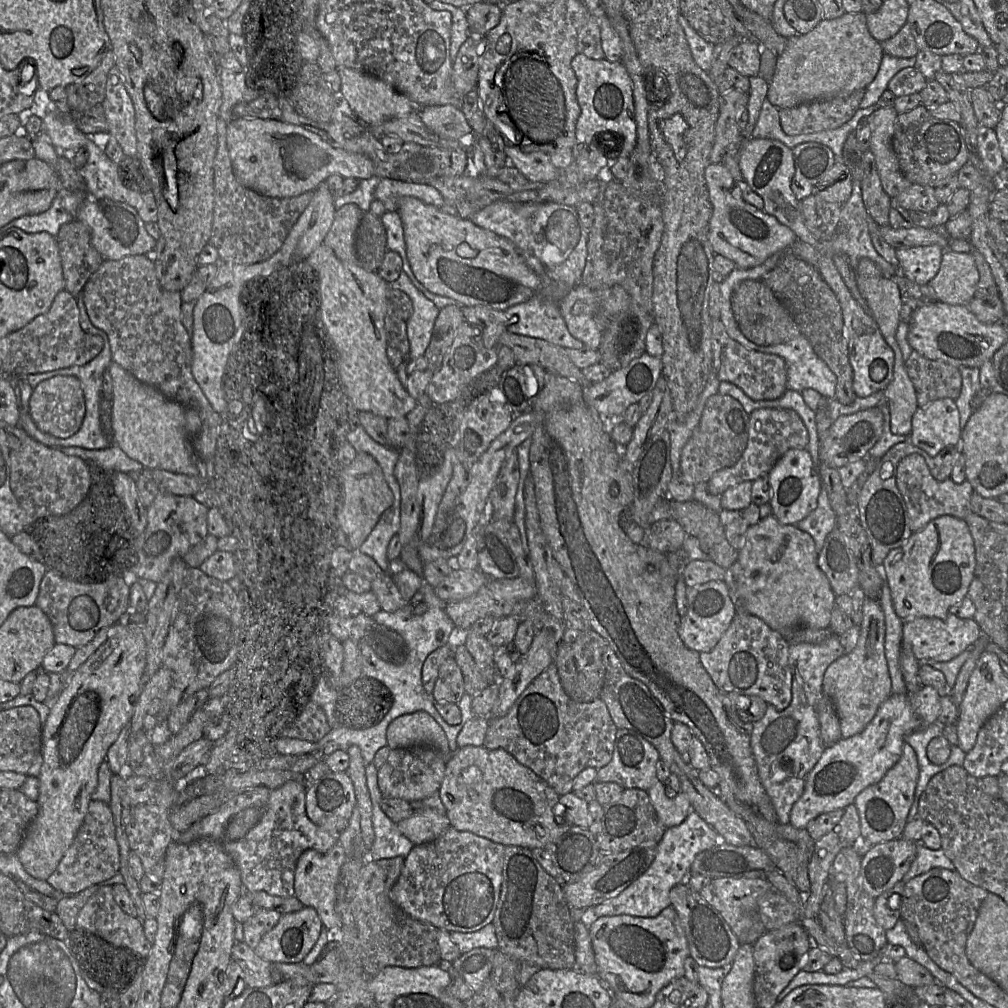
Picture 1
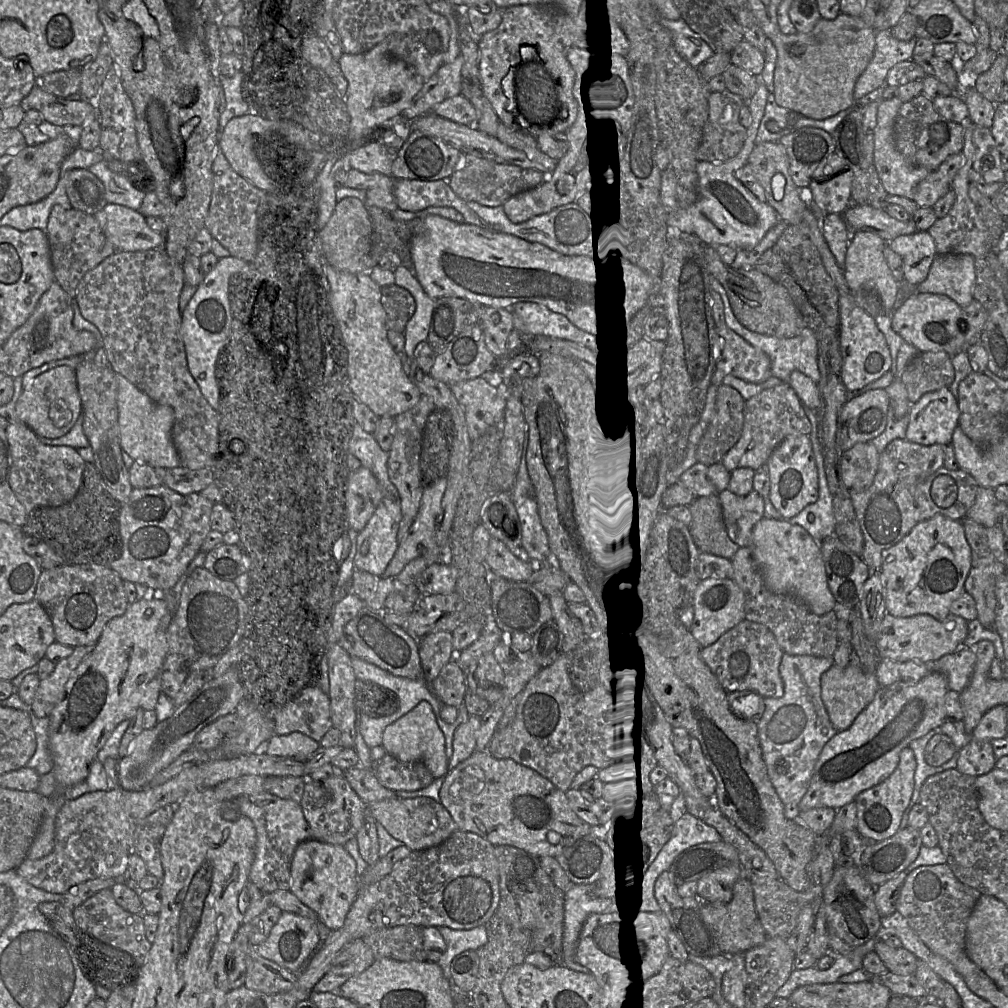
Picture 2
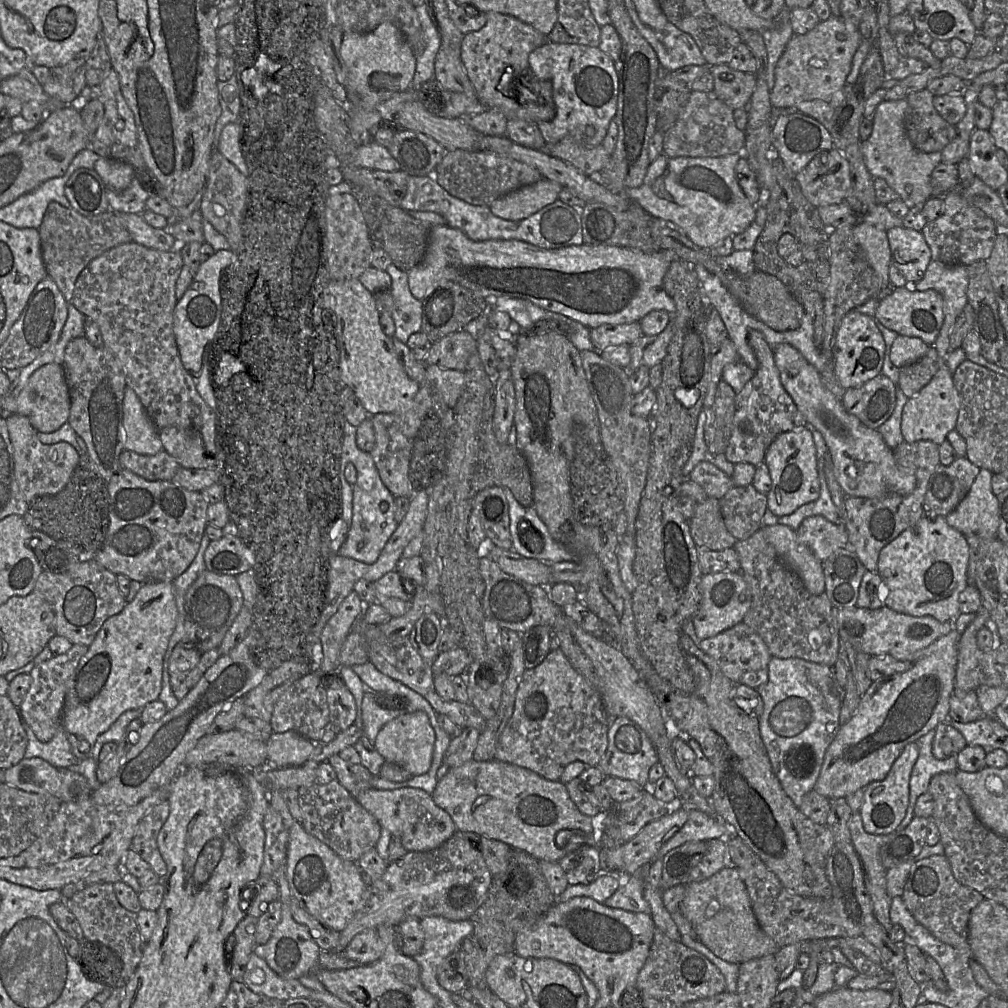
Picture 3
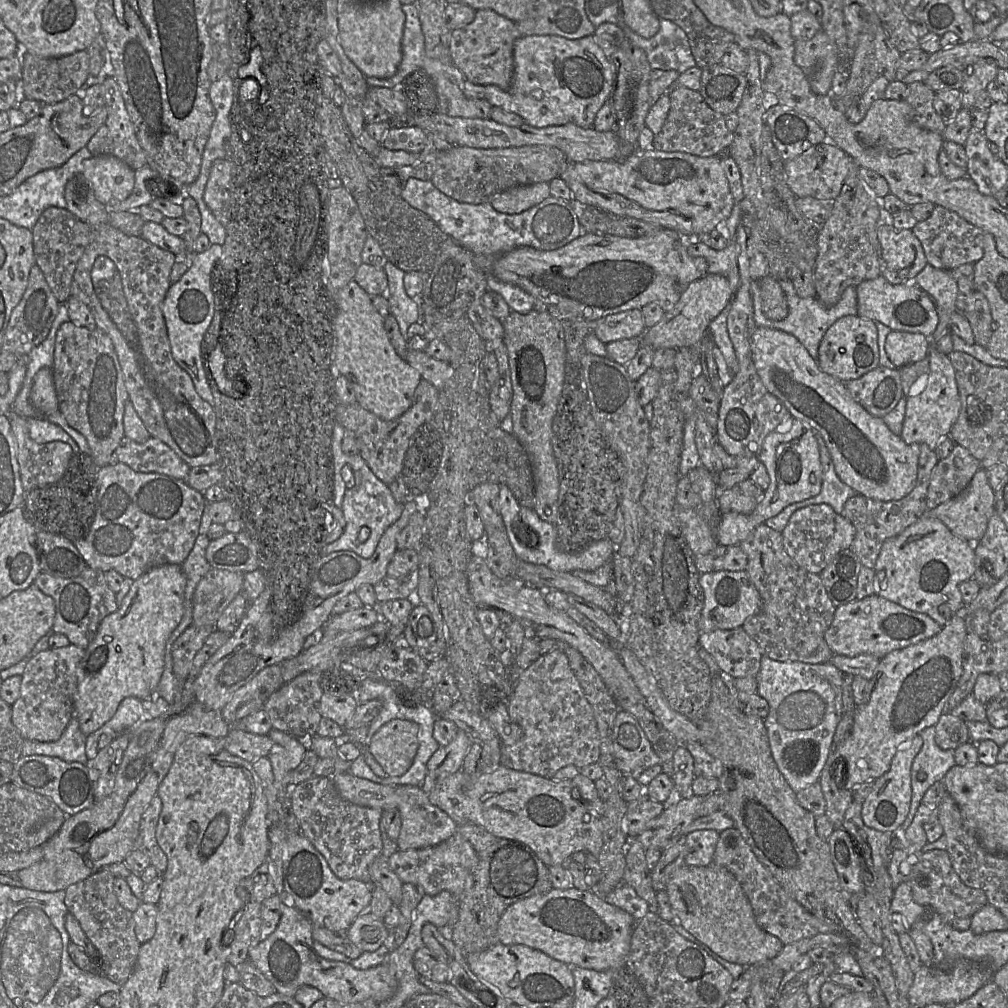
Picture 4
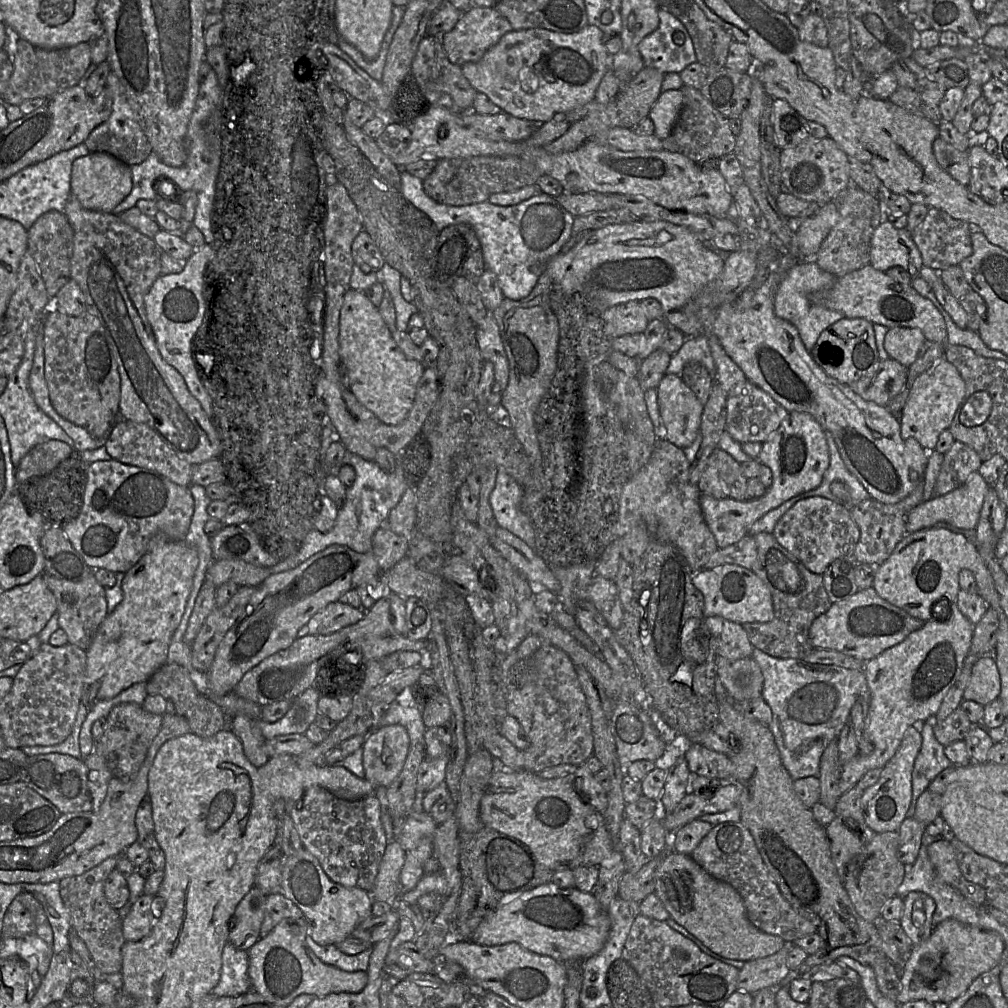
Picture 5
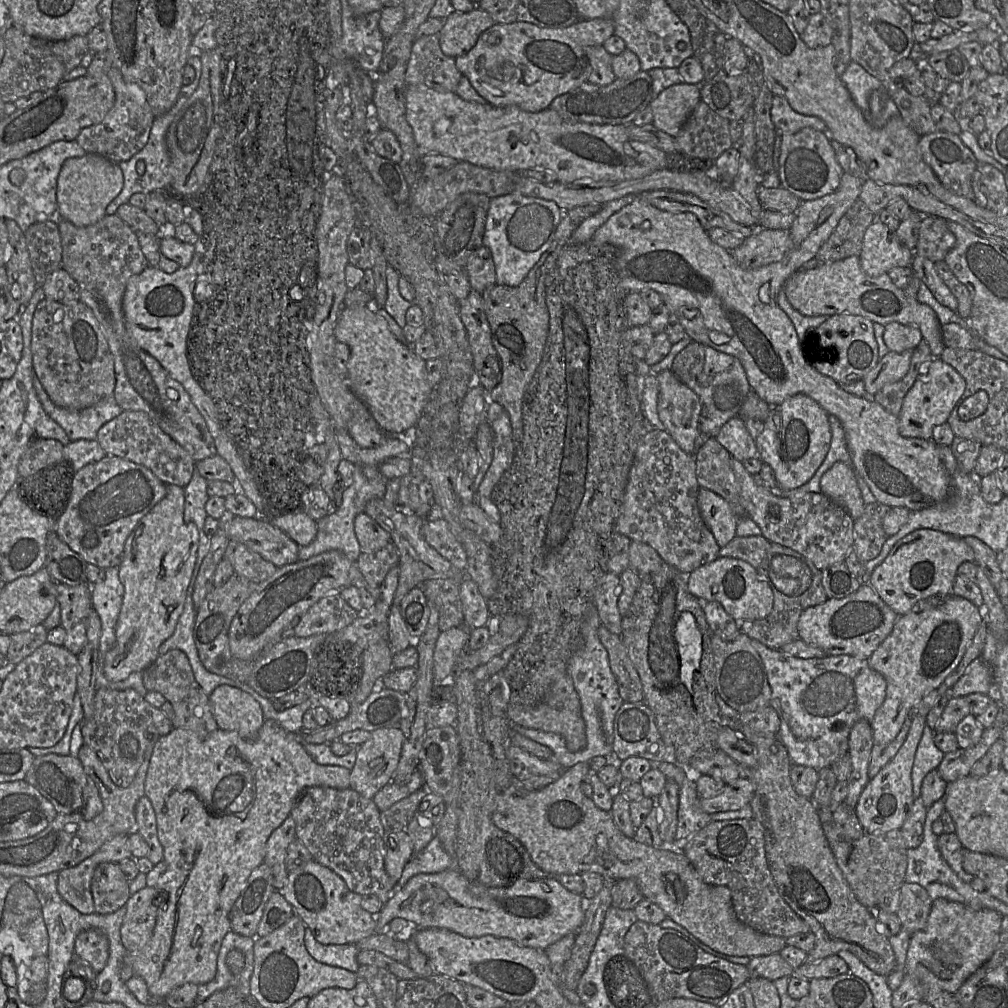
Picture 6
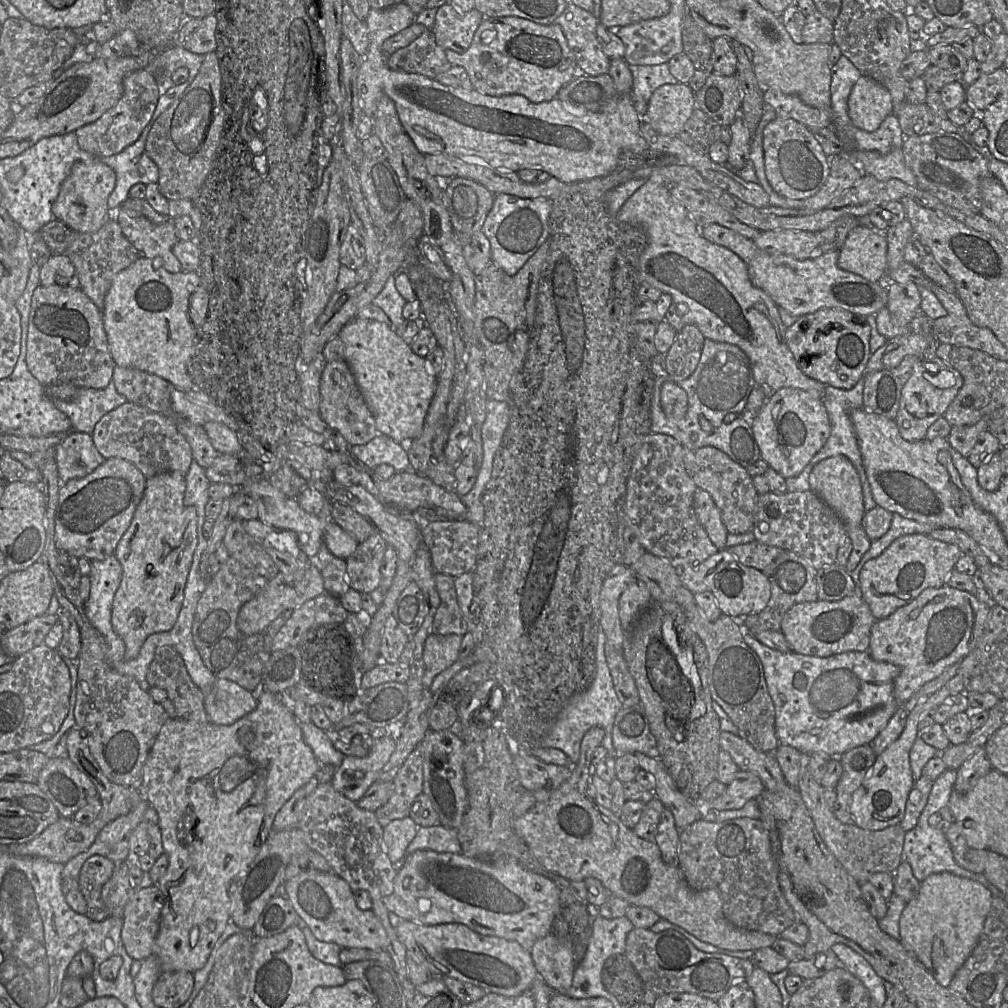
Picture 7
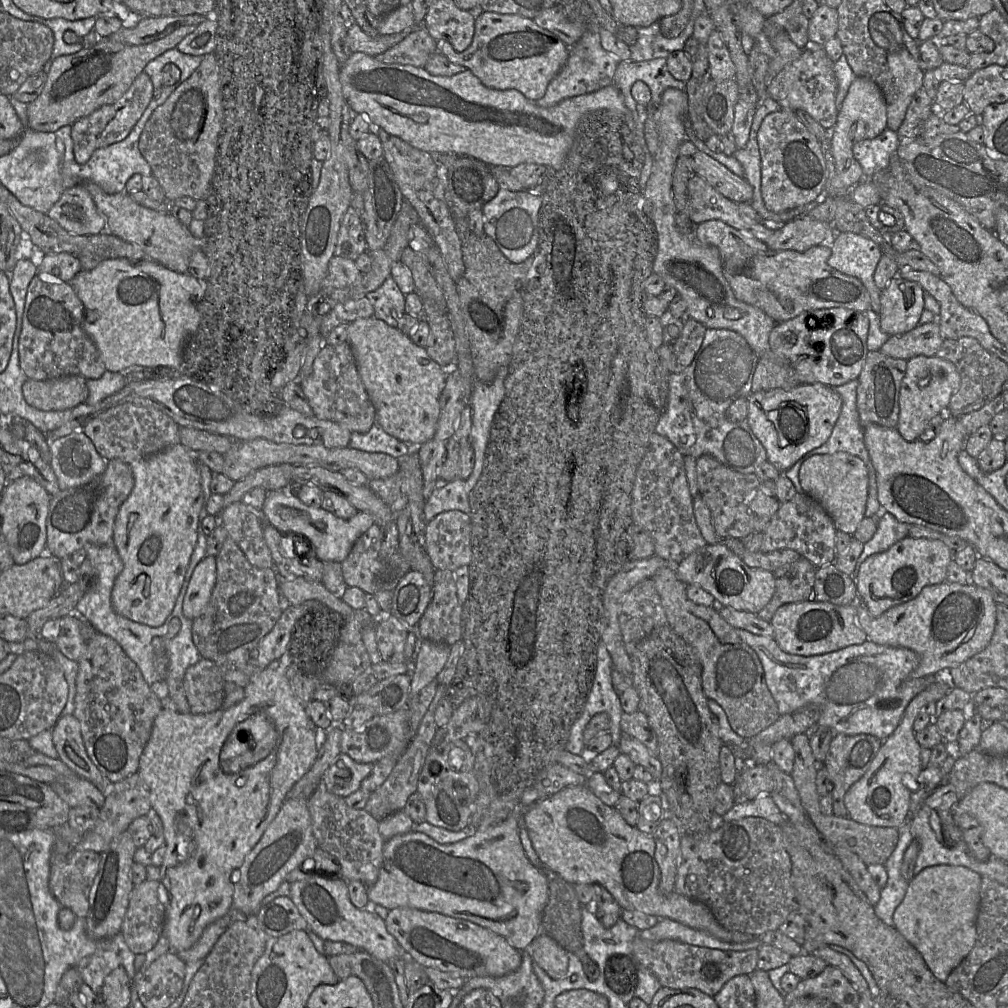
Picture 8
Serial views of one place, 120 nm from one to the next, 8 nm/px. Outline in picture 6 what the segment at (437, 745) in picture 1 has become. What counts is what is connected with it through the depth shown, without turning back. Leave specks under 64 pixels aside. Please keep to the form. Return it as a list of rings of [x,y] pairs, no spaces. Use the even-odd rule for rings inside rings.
[[[398,724],[396,727],[371,732],[369,739],[358,749],[355,765],[350,770],[350,789],[367,799],[373,799],[381,788],[392,782],[401,757],[403,742],[404,735]]]

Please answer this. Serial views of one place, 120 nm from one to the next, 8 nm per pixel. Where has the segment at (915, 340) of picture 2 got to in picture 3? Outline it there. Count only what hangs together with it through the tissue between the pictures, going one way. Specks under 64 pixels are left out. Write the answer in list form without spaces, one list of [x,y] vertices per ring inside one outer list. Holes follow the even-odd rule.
[[[905,286],[896,287],[890,294],[878,298],[874,319],[899,335],[917,337],[932,346],[944,321],[943,298],[934,290],[918,291],[908,290]]]

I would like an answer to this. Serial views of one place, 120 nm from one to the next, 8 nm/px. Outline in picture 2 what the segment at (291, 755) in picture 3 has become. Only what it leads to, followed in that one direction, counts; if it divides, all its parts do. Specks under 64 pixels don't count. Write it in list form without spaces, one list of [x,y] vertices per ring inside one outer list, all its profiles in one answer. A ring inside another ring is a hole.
[[[300,732],[275,734],[265,743],[265,753],[281,757],[307,756],[321,747],[319,742]]]

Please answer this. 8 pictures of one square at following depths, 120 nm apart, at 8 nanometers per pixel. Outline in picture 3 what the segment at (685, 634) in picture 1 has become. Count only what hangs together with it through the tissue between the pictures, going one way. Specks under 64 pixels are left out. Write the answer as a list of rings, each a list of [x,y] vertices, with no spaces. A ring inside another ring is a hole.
[[[718,572],[702,576],[702,601],[692,618],[699,640],[714,637],[741,623],[751,606],[752,598],[747,583],[739,572]]]

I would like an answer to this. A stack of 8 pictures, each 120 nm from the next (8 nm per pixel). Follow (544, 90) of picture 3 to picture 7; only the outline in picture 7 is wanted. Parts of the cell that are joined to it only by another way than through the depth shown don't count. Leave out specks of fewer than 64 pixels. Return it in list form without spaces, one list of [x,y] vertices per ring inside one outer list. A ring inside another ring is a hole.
[[[449,2],[436,10],[431,30],[436,43],[442,49],[463,54],[470,47],[484,18],[485,16],[476,9],[461,12]]]

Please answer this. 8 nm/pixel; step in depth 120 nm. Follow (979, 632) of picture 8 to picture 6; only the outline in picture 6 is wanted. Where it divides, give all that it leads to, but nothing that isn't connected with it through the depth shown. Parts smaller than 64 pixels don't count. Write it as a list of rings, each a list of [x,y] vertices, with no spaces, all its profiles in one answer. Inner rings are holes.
[[[954,594],[941,597],[943,603],[919,612],[910,611],[896,620],[891,633],[868,659],[870,668],[886,680],[886,697],[870,722],[874,745],[887,745],[899,734],[909,711],[930,691],[939,687],[961,662],[976,631],[985,622],[983,608]]]

